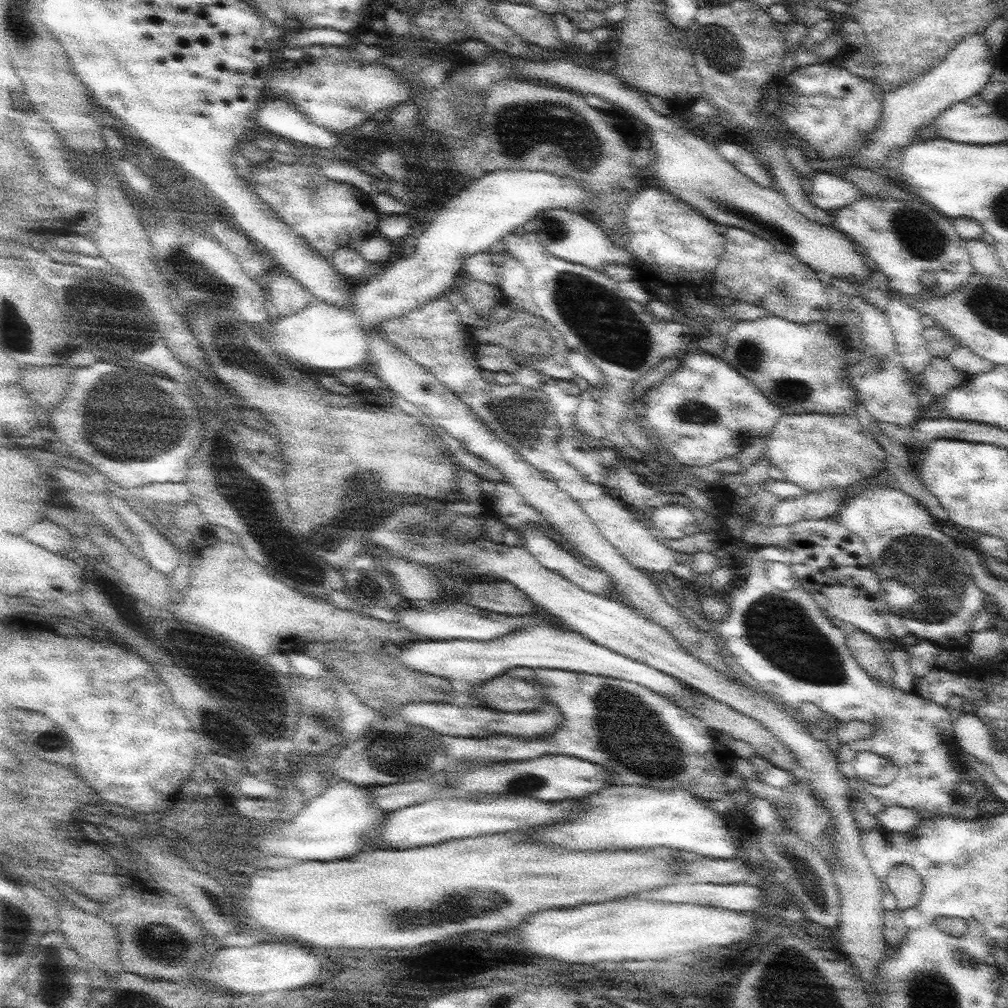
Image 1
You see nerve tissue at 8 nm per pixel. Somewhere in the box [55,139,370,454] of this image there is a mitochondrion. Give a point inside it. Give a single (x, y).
(93, 305)

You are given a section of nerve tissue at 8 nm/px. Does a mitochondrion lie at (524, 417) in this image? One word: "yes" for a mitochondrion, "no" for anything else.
yes

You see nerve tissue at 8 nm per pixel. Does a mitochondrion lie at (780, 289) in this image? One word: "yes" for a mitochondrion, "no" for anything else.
yes

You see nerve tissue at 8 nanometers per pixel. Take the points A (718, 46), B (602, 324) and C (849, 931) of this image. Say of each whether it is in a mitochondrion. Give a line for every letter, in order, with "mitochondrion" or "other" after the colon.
A: mitochondrion
B: mitochondrion
C: other

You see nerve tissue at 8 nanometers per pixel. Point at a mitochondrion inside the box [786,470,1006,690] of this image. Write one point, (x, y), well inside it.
(929, 582)

